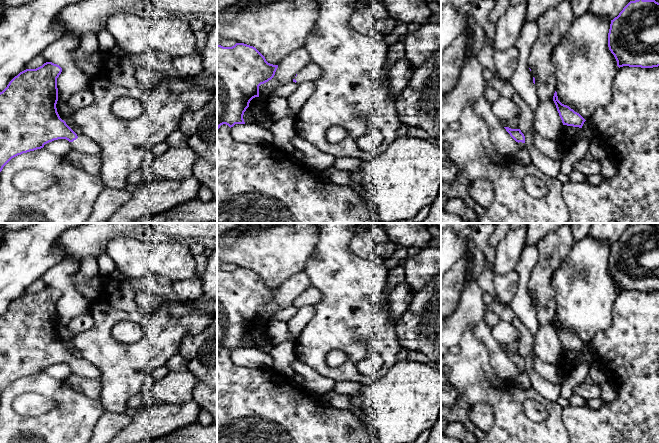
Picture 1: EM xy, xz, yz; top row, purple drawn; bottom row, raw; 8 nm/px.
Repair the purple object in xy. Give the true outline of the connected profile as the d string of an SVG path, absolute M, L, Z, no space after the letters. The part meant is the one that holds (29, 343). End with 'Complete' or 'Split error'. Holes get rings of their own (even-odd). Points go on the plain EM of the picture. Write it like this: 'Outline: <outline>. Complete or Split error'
Outline: M46 286L36 293L20 296L0 316L0 396L12 382L58 363L68 364L73 374L100 380L99 369L82 357L76 358L57 336L57 302L61 296L59 289Z. Split error

